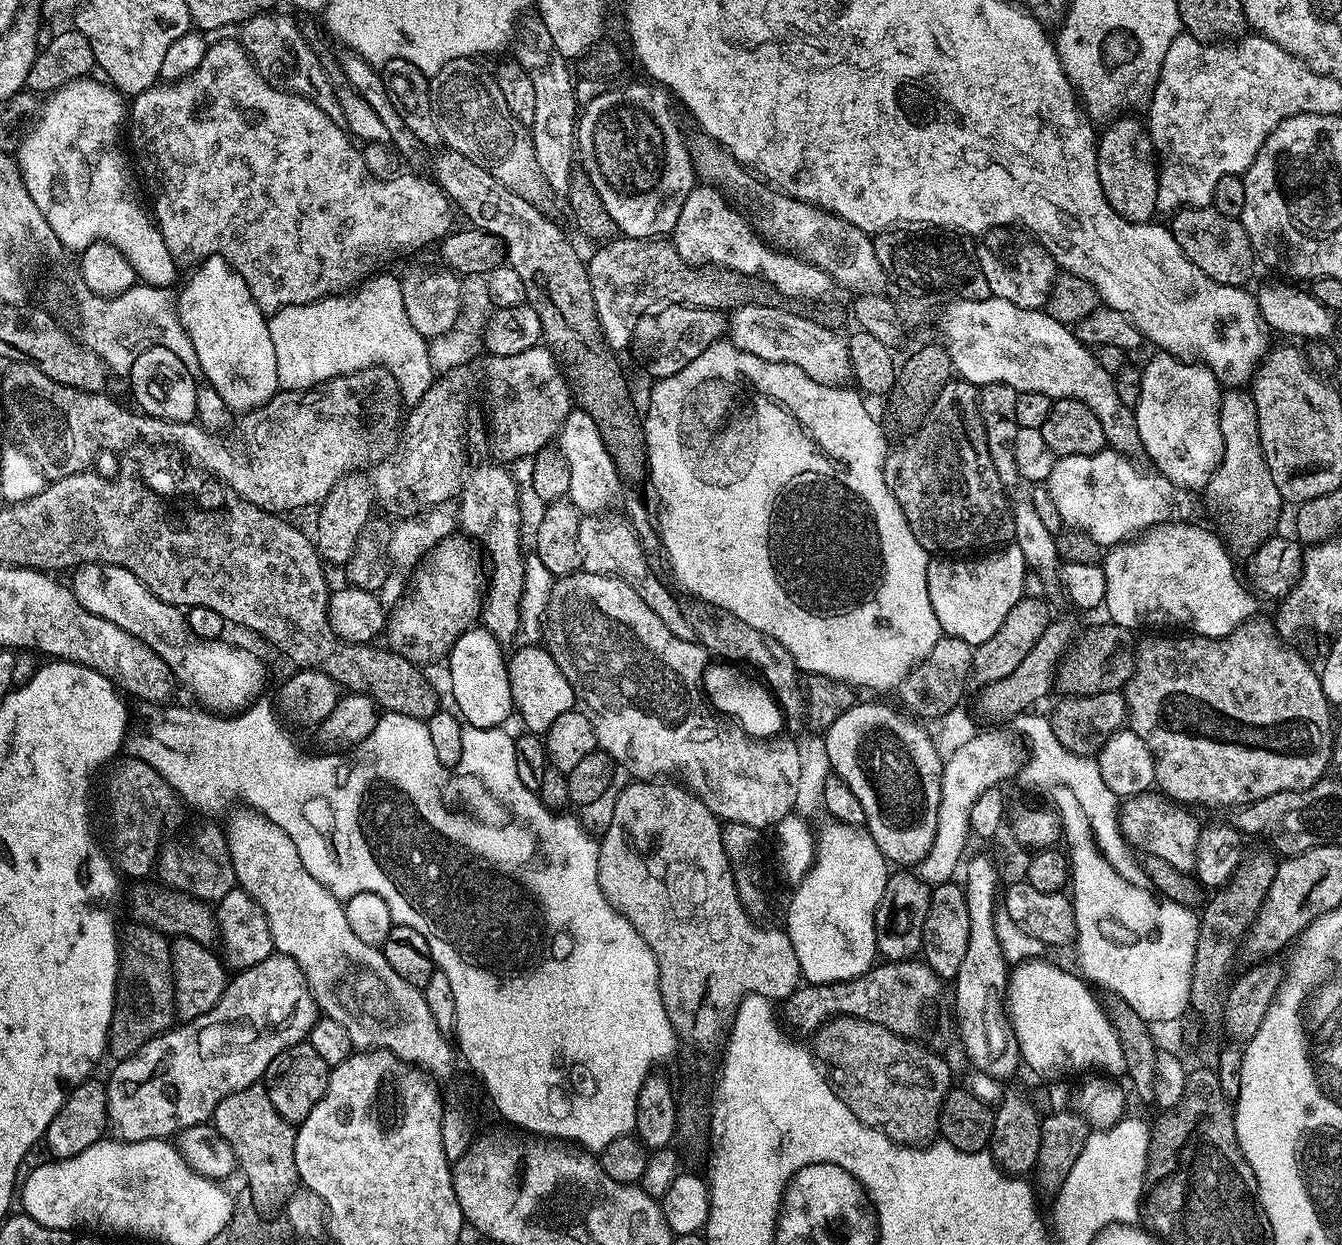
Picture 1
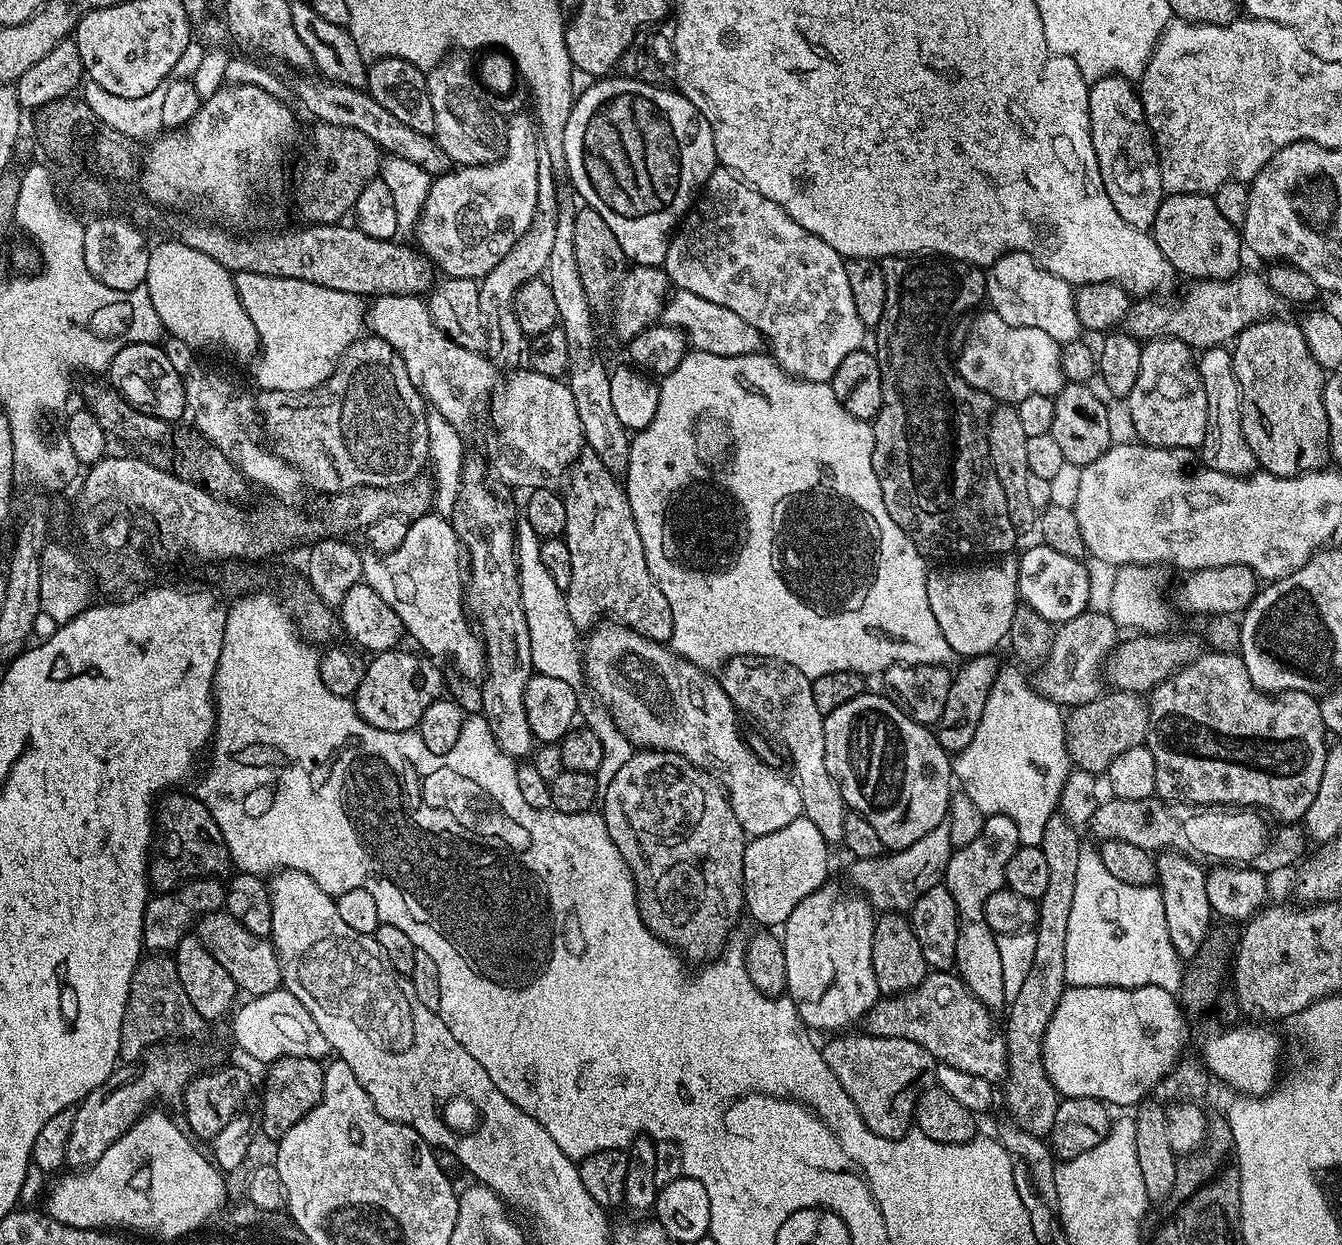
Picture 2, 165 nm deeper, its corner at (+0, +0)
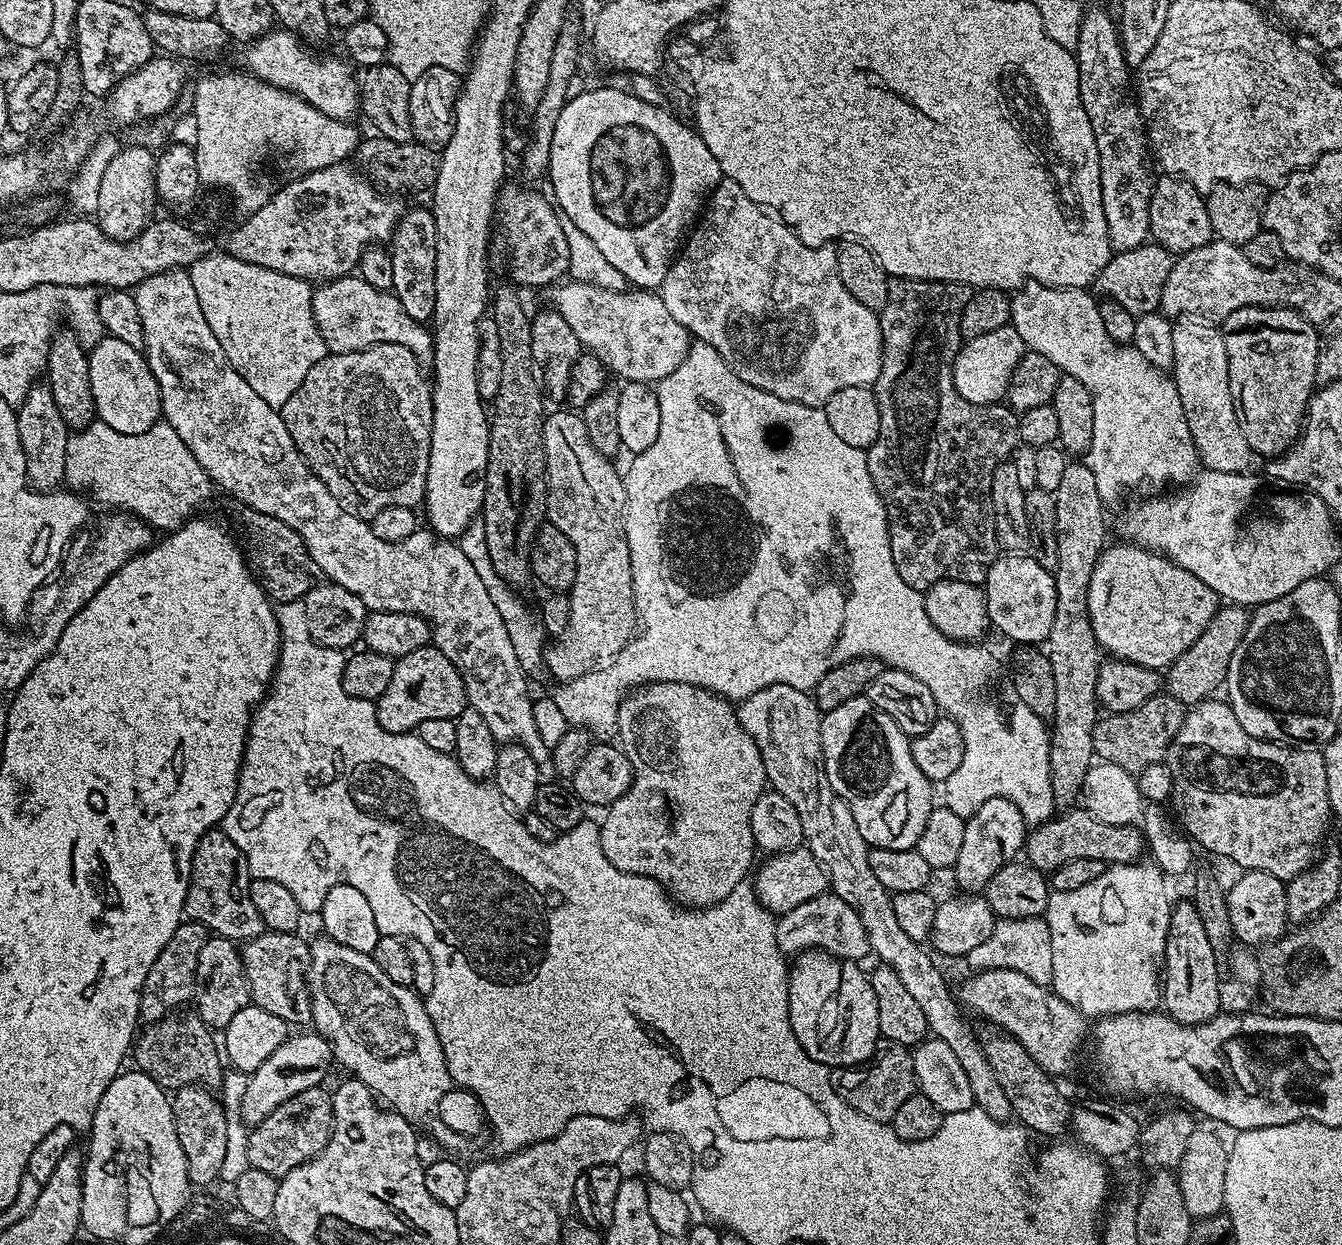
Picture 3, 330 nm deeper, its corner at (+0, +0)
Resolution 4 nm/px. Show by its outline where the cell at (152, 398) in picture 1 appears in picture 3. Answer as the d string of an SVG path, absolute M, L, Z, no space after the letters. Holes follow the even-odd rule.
M105 335L91 345L88 360L99 423L110 426L110 430L118 430L118 434L142 434L161 423L160 386L141 349L130 346L130 342L122 342L122 338Z

